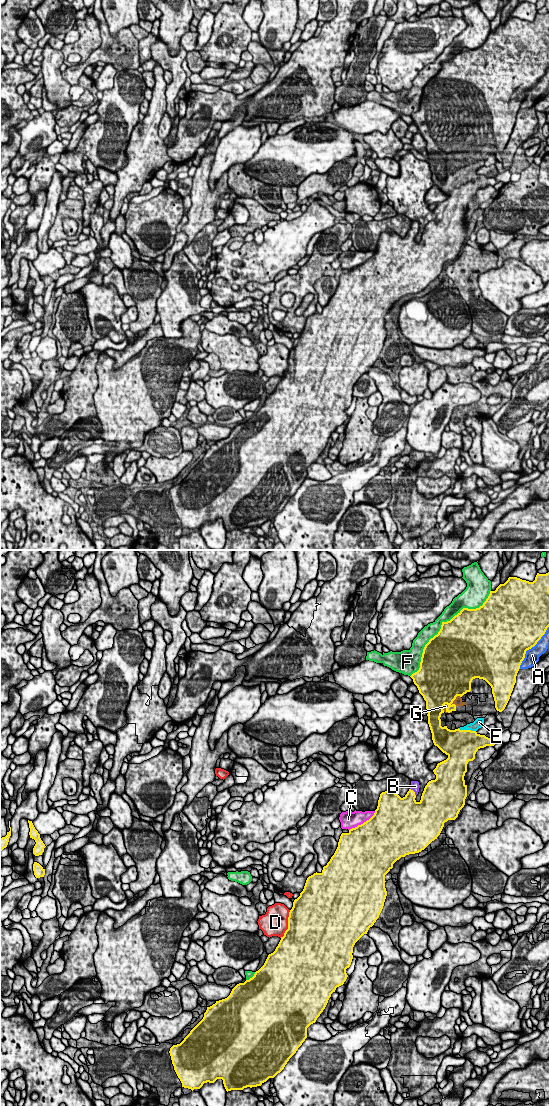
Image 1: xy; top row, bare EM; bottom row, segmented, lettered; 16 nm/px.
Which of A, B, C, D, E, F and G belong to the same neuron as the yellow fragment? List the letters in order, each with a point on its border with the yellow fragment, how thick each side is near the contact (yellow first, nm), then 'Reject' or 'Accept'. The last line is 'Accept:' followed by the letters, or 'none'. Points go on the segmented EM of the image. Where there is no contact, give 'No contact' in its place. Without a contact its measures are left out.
A: Touches yellow at xy (531, 647). Thickness 500 nm (yellow) against 240 nm. Reject
B: Touches yellow at xy (414, 792). Thickness 300 nm (yellow) against 140 nm. Accept
C: Touches yellow at xy (363, 823). Thickness 500 nm (yellow) against 280 nm. Reject
D: Touches yellow at xy (288, 924). Thickness 500 nm (yellow) against 420 nm. Reject
E: Touches yellow at xy (467, 730). Thickness 480 nm (yellow) against 160 nm. Accept
F: Touches yellow at xy (442, 624). Thickness 480 nm (yellow) against 220 nm. Reject
G: Touches yellow at xy (454, 699). Thickness 500 nm (yellow) against 130 nm. Accept
Accept: B, E, G

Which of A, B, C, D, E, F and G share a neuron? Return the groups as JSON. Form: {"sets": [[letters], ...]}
{"sets": [["A"], ["B", "E", "G"], ["C"], ["D"], ["F"]]}

